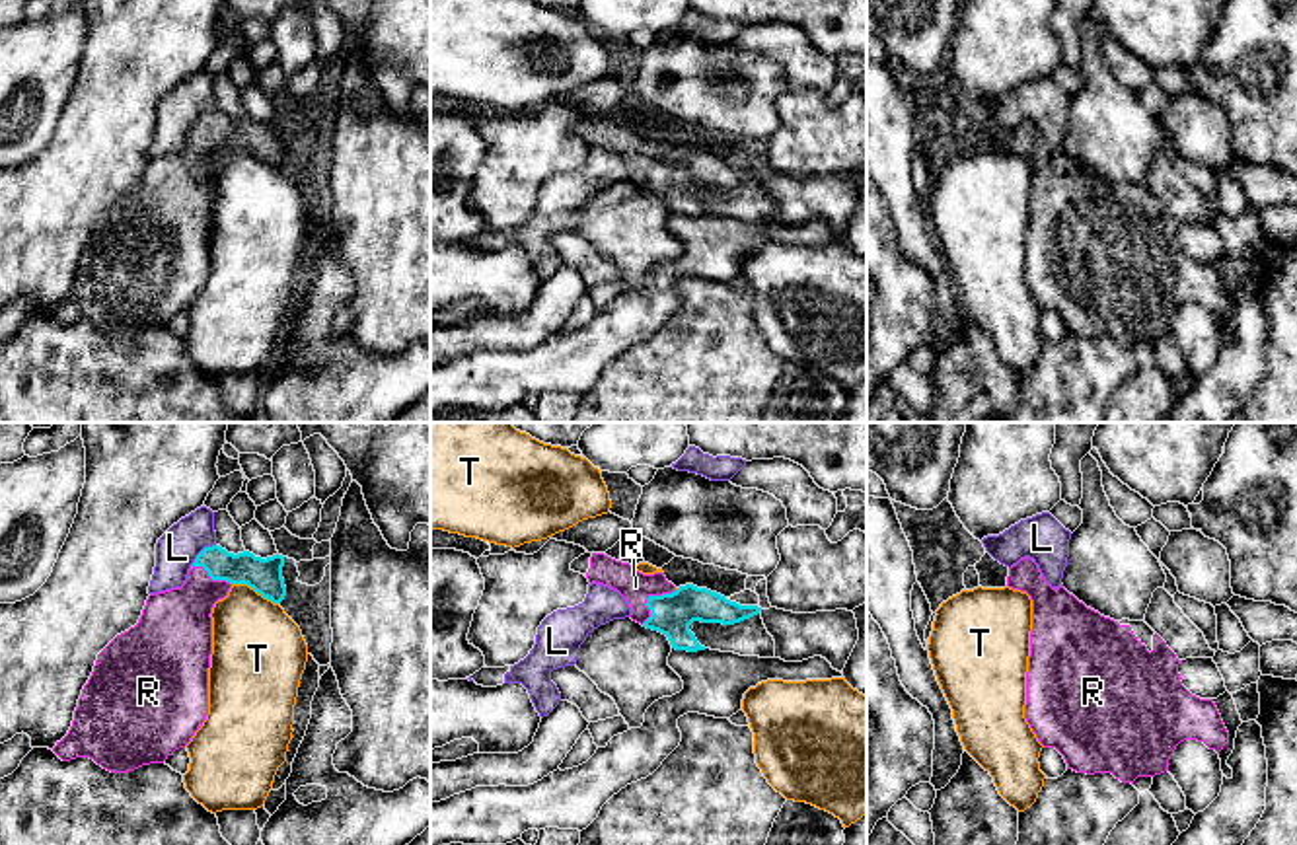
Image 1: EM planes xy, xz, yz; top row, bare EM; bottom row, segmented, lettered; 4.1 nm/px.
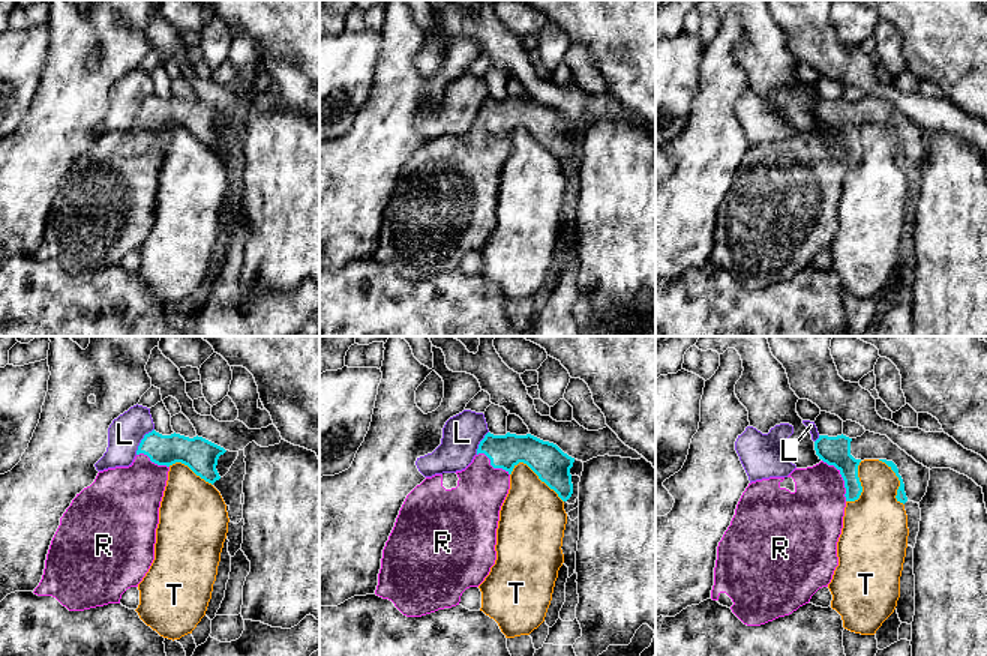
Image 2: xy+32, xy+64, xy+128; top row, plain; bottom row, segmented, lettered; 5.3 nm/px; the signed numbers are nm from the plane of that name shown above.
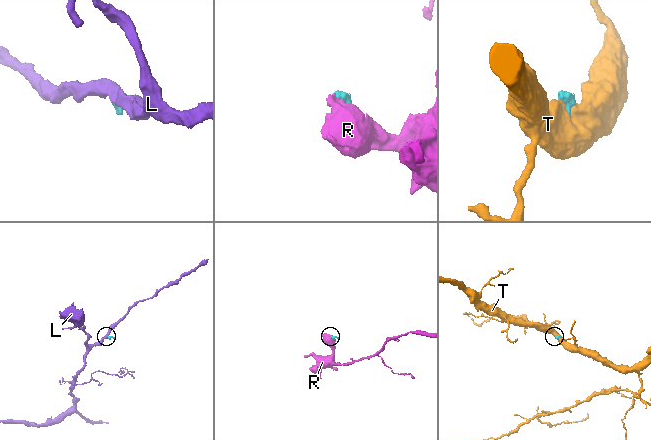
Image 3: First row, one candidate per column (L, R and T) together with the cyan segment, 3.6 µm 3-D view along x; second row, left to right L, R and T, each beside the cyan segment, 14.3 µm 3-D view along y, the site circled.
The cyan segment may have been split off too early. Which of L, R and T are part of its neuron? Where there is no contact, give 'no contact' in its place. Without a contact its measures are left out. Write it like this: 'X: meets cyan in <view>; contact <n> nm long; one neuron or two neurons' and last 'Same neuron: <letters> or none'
L: meets cyan in xy; contact 150 nm long; two neurons
R: meets cyan in xz; contact 200 nm long; one neuron
T: meets cyan in xy; contact 220 nm long; two neurons
Same neuron: R

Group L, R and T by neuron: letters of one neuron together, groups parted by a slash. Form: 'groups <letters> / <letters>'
groups L / R / T

